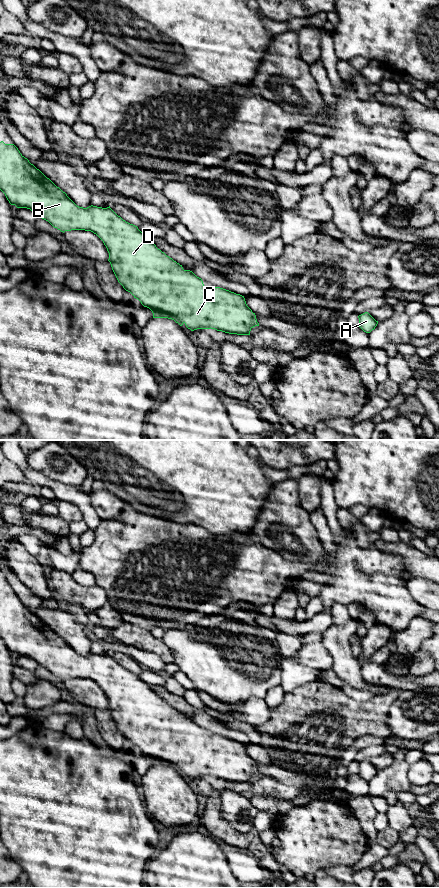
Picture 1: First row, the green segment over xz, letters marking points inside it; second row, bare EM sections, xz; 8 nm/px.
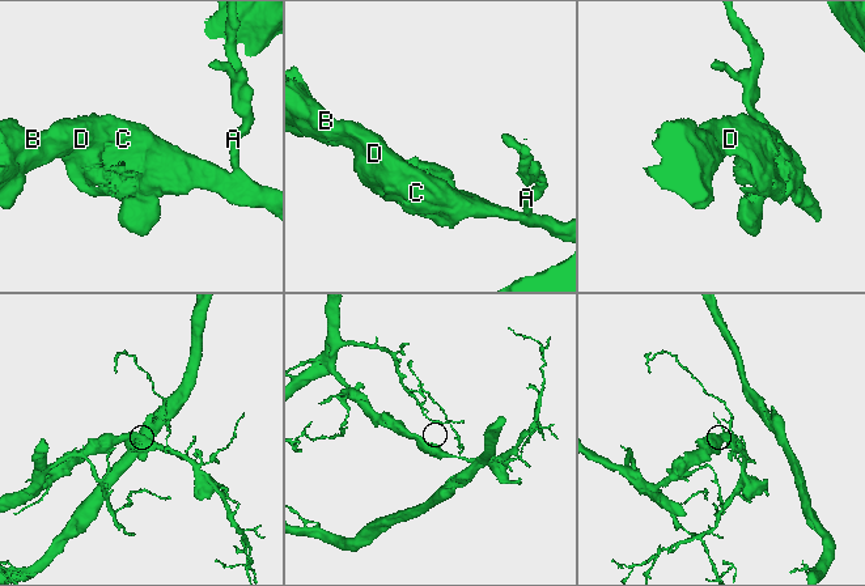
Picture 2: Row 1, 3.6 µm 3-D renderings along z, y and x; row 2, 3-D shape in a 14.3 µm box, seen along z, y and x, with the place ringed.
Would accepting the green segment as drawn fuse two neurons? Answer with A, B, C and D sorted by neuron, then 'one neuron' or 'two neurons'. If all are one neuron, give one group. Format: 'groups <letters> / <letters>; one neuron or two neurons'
groups A B C D; one neuron

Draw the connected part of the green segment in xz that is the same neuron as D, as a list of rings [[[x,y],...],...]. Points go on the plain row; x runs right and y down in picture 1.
[[[3,589],[0,590],[0,638],[11,653],[30,657],[39,666],[48,669],[63,681],[71,678],[85,678],[96,682],[107,696],[108,709],[118,730],[144,755],[152,759],[153,766],[172,767],[180,774],[185,772],[191,779],[211,776],[237,783],[250,783],[251,777],[259,774],[256,763],[247,754],[244,744],[220,735],[205,735],[201,726],[190,718],[184,718],[182,713],[158,697],[149,684],[142,681],[137,674],[123,668],[110,654],[107,656],[93,653],[87,656],[77,654],[65,640],[31,612],[14,592],[5,592]]]

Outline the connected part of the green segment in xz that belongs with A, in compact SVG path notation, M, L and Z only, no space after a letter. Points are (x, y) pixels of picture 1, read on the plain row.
M365 760L358 764L359 766L359 775L366 781L370 781L378 772L368 760Z

